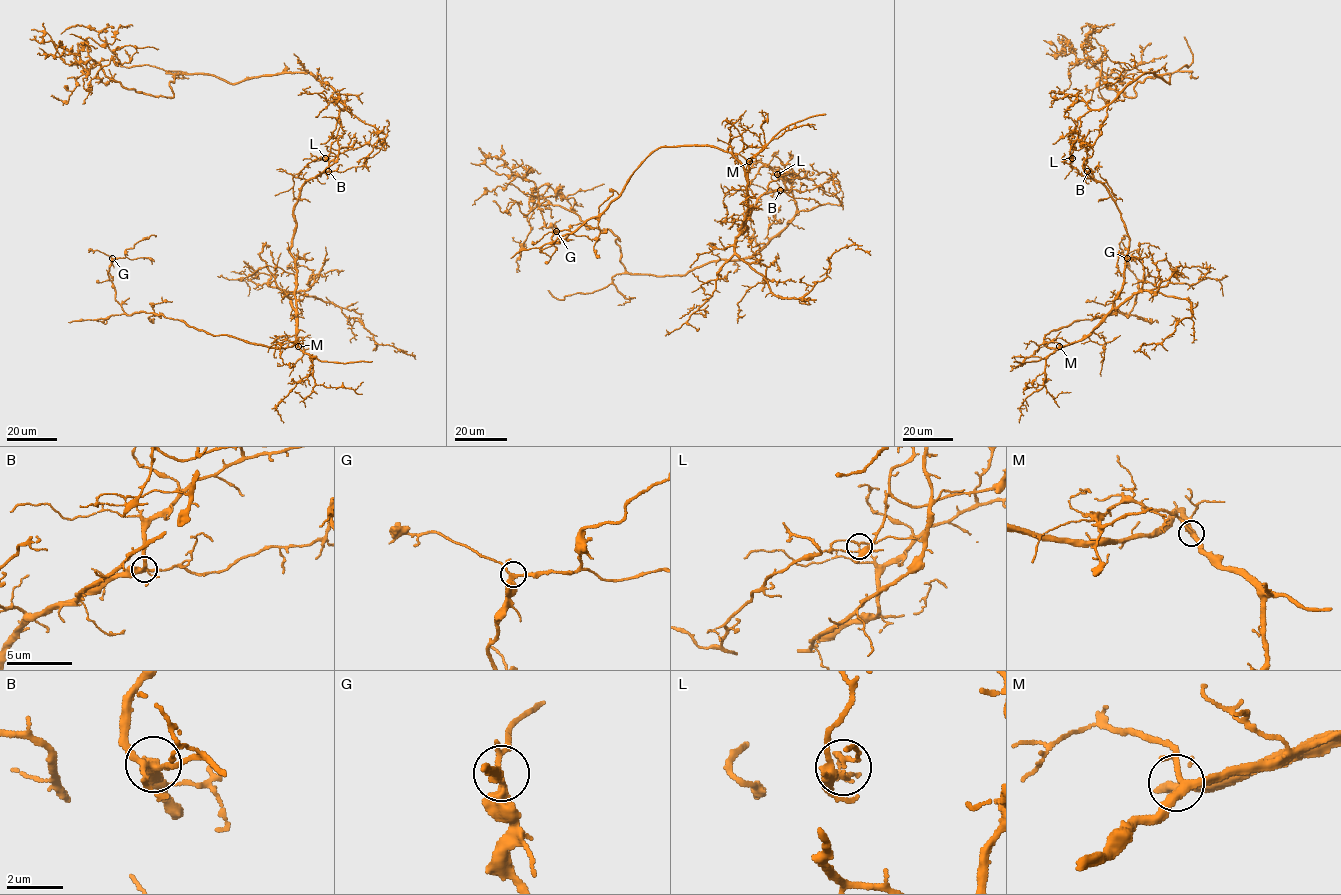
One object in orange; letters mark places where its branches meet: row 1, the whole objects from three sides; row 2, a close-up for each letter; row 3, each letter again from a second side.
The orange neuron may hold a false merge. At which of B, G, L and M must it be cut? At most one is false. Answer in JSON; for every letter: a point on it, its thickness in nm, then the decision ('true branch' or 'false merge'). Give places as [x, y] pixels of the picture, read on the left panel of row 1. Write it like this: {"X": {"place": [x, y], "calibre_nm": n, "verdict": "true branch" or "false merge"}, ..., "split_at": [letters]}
{"B": {"place": [328, 171], "calibre_nm": 320, "verdict": "true branch"}, "G": {"place": [112, 258], "calibre_nm": 220, "verdict": "true branch"}, "L": {"place": [325, 158], "calibre_nm": 240, "verdict": "false merge"}, "M": {"place": [298, 346], "calibre_nm": 280, "verdict": "true branch"}, "split_at": ["L"]}

